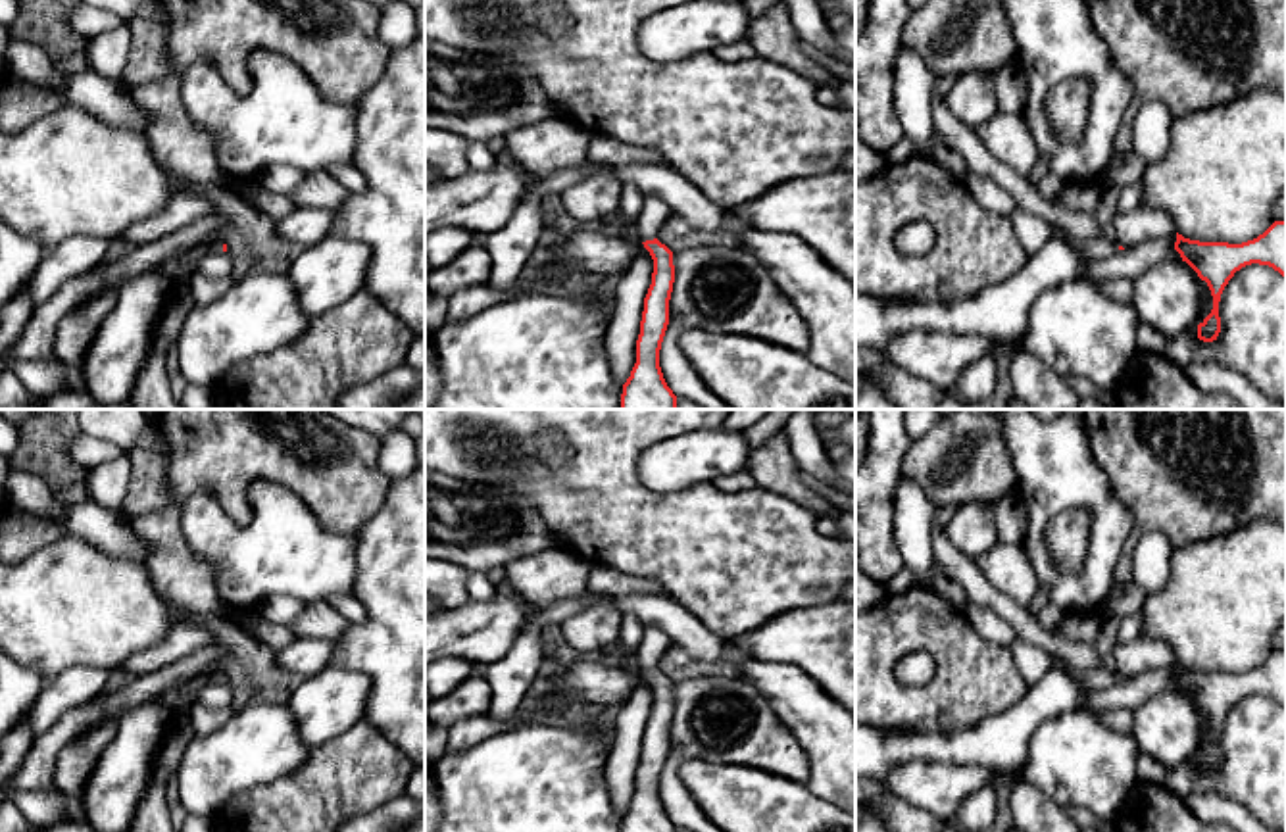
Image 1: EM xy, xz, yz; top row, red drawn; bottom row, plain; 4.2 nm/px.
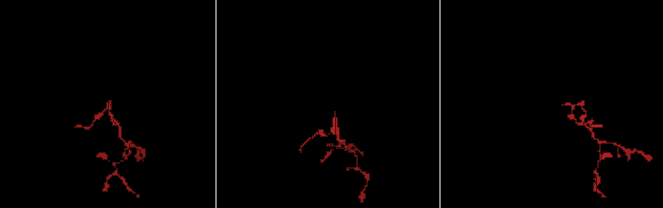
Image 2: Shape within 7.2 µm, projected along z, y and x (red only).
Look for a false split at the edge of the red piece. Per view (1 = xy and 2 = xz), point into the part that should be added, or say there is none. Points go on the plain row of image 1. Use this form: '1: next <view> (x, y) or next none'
1: next xy (216, 677)
2: next xz (654, 644)

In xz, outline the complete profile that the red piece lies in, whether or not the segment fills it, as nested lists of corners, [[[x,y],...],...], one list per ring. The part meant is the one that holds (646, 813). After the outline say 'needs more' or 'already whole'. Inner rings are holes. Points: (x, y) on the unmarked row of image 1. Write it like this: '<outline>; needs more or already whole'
[[[648,624],[634,653],[636,669],[654,690],[654,703],[644,728],[636,794],[623,815],[621,832],[677,832],[659,797],[659,780],[669,755],[675,696],[673,682],[657,671],[657,663],[671,646],[673,640],[663,628]]]; needs more

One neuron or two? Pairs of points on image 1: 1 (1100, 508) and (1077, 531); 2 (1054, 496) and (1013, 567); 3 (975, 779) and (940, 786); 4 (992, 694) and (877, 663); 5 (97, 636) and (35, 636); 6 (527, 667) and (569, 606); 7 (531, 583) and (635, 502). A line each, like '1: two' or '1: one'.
1: two
2: two
3: one
4: one
5: one
6: one
7: two

